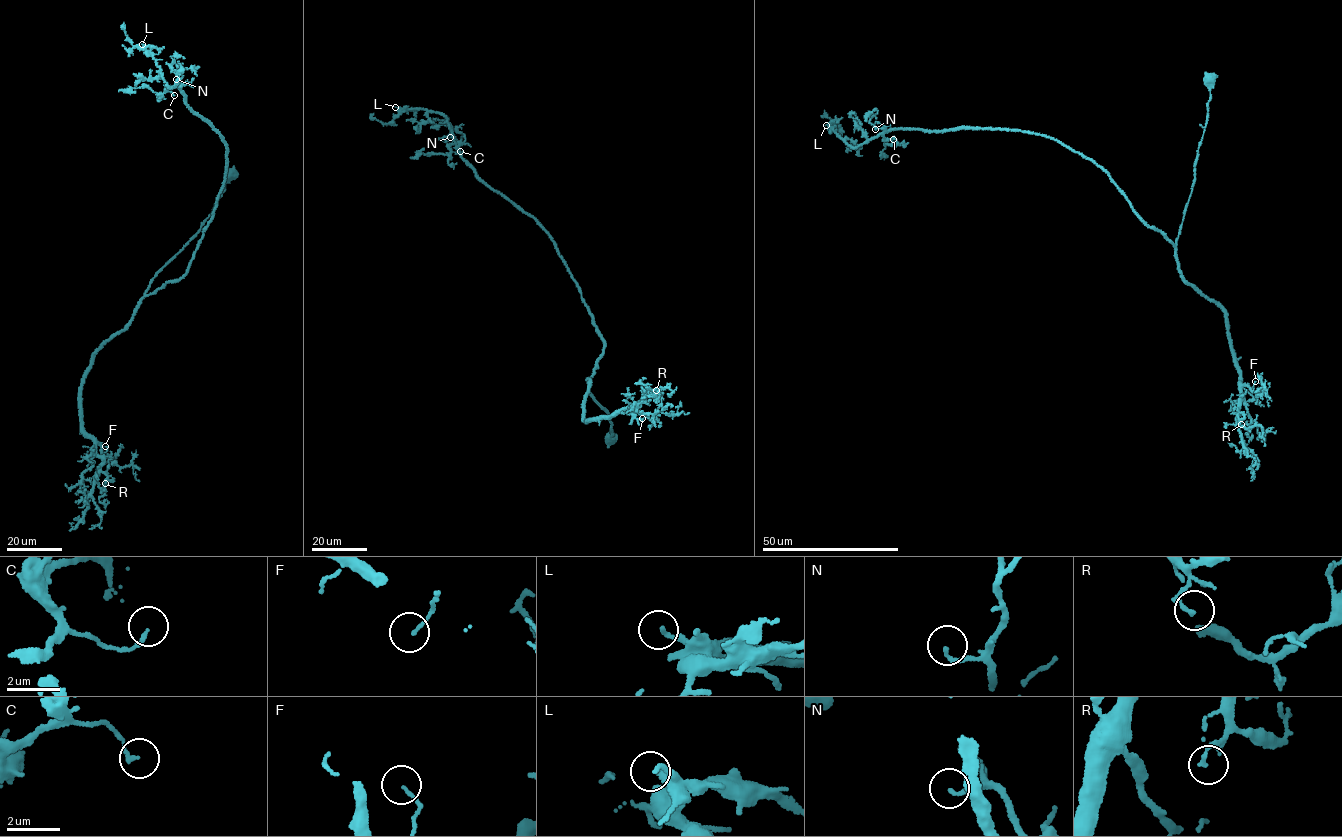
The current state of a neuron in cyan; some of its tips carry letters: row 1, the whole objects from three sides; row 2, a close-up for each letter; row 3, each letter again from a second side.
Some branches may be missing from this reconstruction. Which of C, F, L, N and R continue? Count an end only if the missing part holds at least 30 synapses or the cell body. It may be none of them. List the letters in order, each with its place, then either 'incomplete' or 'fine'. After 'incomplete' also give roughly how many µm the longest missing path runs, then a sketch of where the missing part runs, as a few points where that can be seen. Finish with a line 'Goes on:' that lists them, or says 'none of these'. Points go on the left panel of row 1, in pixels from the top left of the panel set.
C: at (174, 95); fine
F: at (105, 446); fine
L: at (142, 44); fine
N: at (176, 79); incomplete; about 15 µm are missing; missing branch runs (176, 79), (166, 79), (150, 70)
R: at (105, 483); fine
Goes on: N

